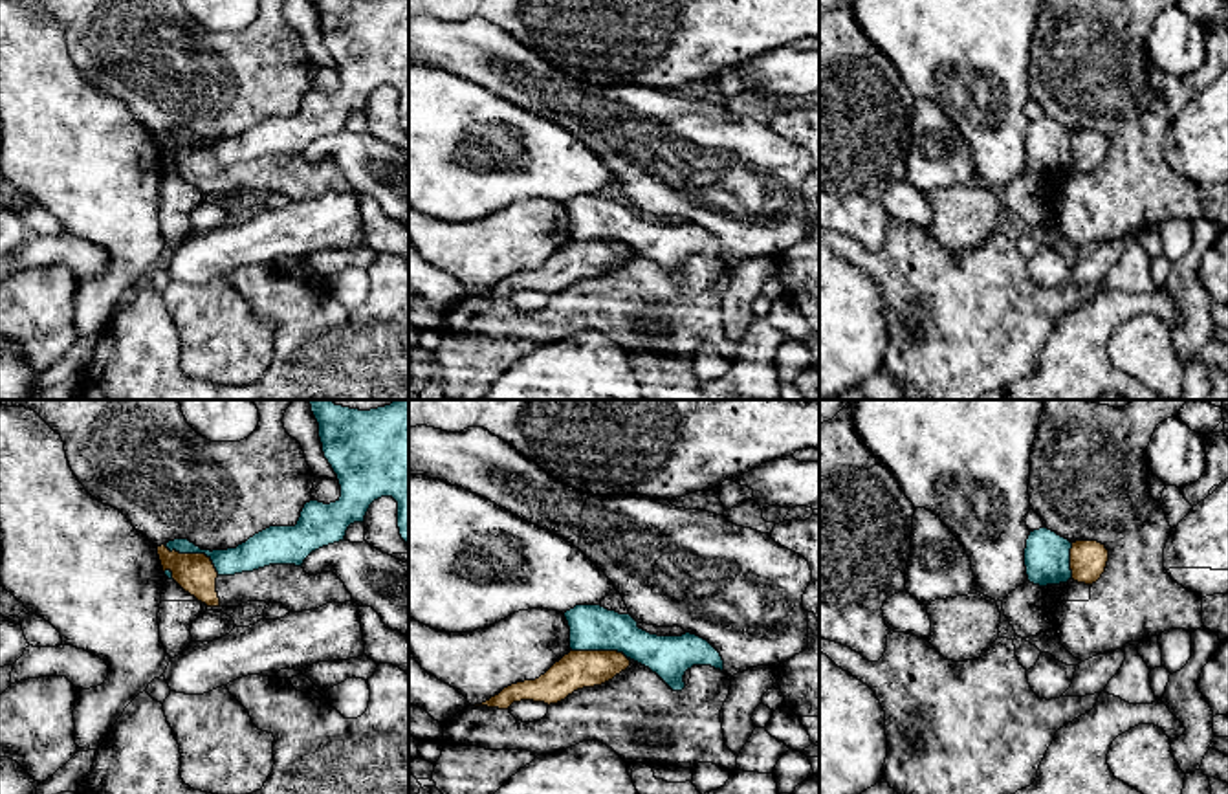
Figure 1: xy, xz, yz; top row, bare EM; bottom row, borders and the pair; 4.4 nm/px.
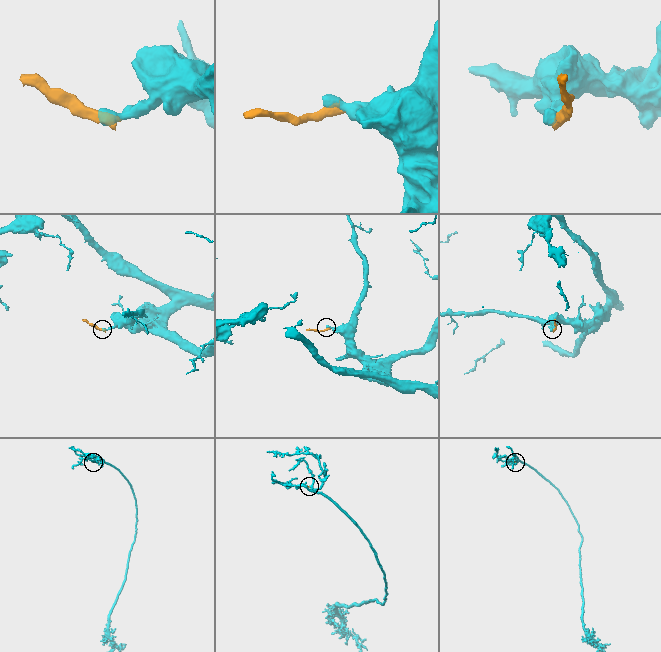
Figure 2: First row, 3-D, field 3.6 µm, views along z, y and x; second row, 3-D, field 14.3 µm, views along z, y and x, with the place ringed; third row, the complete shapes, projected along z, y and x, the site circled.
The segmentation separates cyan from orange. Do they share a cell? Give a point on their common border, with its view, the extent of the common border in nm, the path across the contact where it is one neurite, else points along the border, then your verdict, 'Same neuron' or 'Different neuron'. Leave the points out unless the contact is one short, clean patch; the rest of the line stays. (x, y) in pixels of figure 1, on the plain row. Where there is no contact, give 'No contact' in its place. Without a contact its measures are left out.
Touches cyan at xy (195, 142). Shared border 280 nm. Boundary: xy (164, 134), (180, 142), (202, 142), (219, 164). Different neuron

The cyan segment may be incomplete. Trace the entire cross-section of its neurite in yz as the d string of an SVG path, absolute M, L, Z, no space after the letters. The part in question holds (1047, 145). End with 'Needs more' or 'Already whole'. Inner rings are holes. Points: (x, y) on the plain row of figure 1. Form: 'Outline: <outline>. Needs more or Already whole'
Outline: M1048 117L1030 121L1025 138L1028 171L1039 176L1067 172L1072 132Z. Already whole

